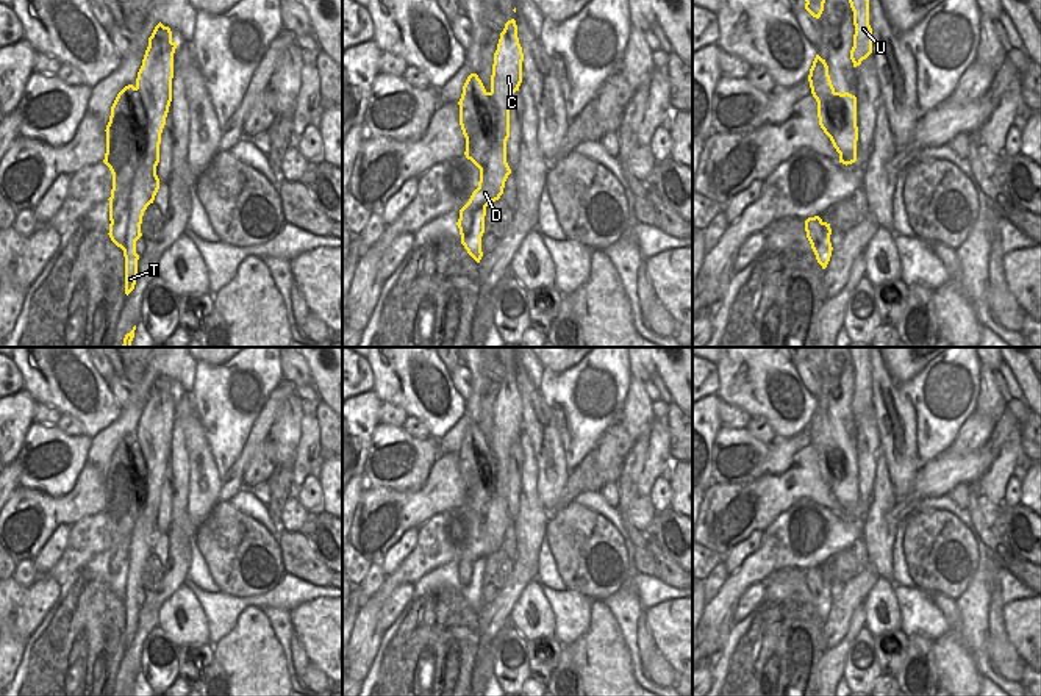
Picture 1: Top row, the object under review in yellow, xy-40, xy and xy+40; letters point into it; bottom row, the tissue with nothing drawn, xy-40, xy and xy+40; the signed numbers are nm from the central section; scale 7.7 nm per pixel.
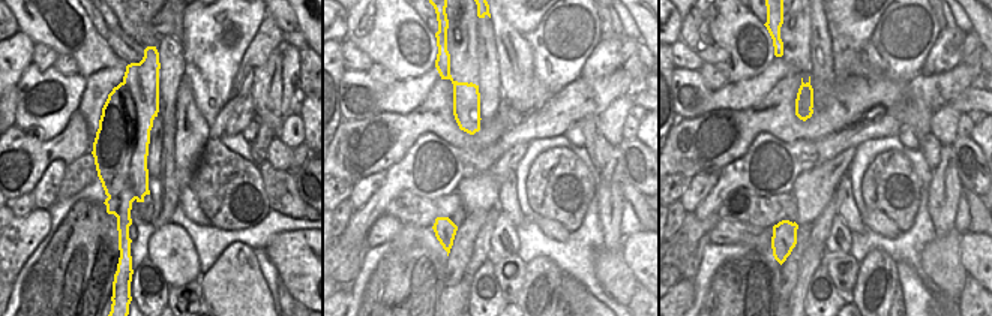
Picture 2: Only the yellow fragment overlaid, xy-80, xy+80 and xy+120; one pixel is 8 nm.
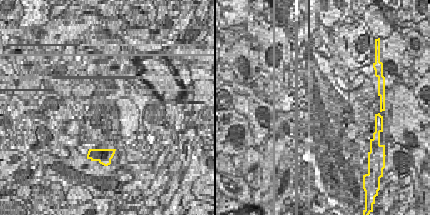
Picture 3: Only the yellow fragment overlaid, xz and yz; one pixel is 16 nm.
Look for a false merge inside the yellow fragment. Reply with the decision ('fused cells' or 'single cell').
fused cells

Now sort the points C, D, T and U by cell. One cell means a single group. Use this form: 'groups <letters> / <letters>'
groups C U / D T

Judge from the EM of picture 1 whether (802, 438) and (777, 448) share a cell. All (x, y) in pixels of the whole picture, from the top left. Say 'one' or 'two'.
one

